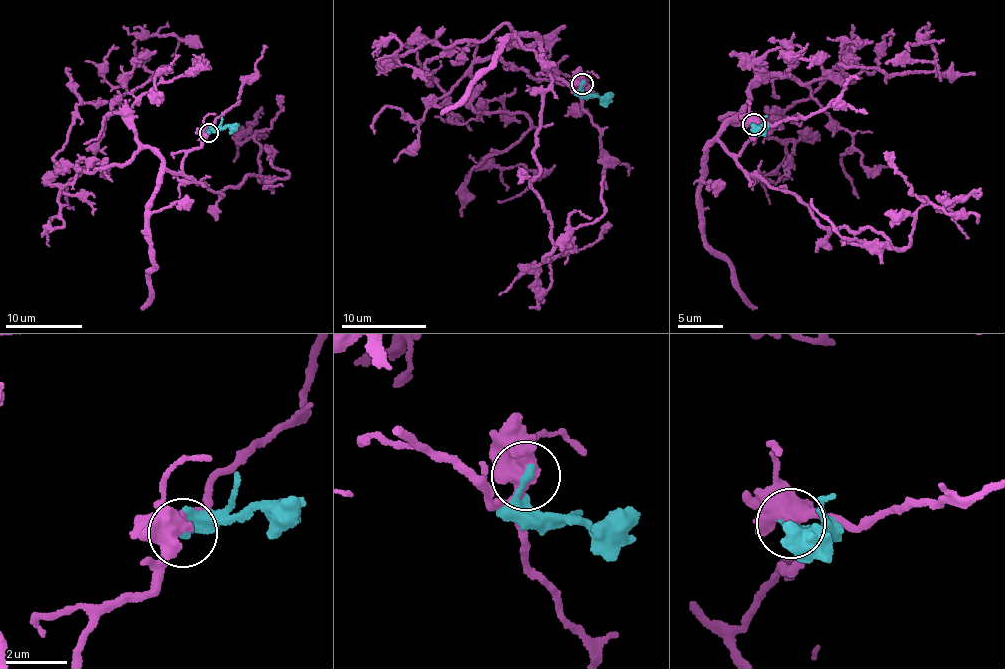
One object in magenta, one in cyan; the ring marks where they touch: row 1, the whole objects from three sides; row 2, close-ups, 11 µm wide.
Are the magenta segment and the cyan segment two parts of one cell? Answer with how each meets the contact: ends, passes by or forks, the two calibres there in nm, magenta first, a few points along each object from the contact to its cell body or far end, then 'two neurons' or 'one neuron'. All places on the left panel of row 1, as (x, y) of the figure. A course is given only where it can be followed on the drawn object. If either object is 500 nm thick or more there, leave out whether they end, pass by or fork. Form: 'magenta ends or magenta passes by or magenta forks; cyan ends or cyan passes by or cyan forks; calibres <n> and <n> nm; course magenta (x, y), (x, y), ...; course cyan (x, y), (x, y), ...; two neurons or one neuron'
magenta forks; cyan ends; calibres 440 and 240 nm; course magenta (207, 133), (178, 174), (121, 112), (107, 115), (171, 69), (138, 60), (139, 38), (188, 41), (171, 57); course cyan (207, 133), (213, 128), (222, 129), (239, 124); two neurons

